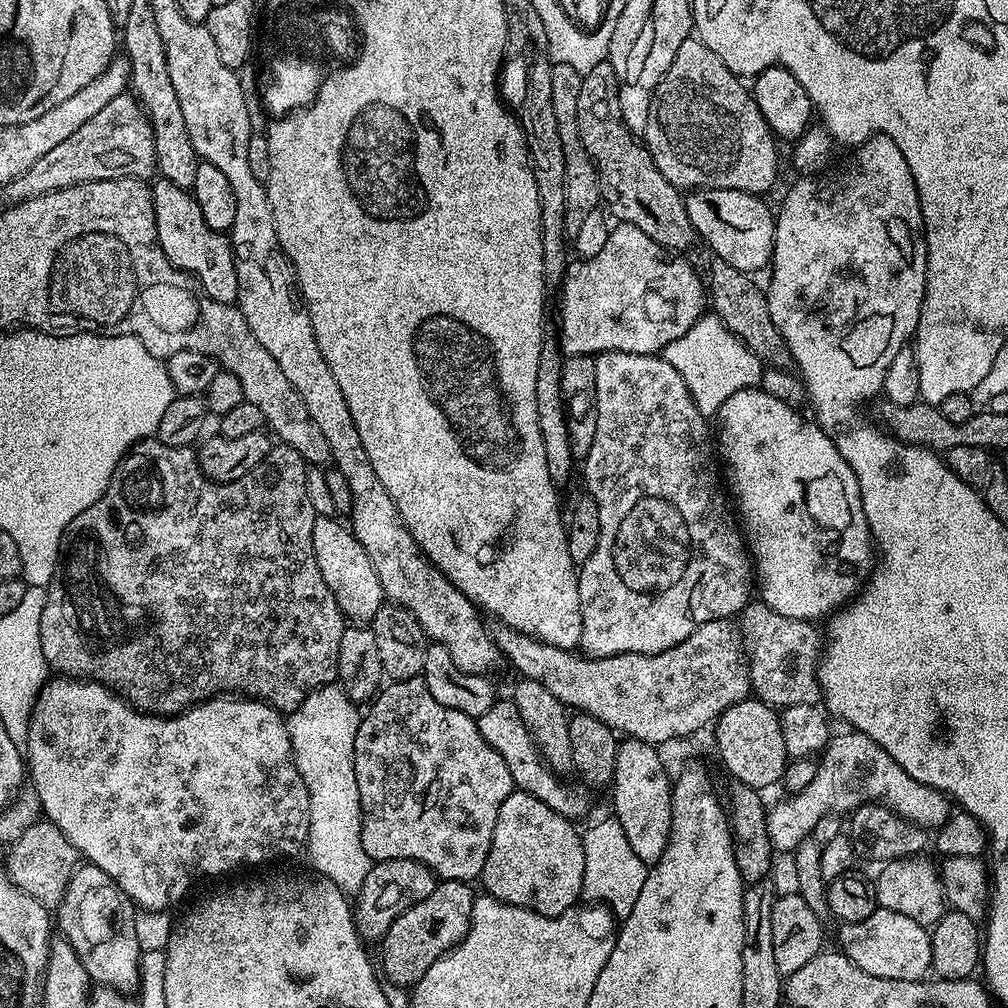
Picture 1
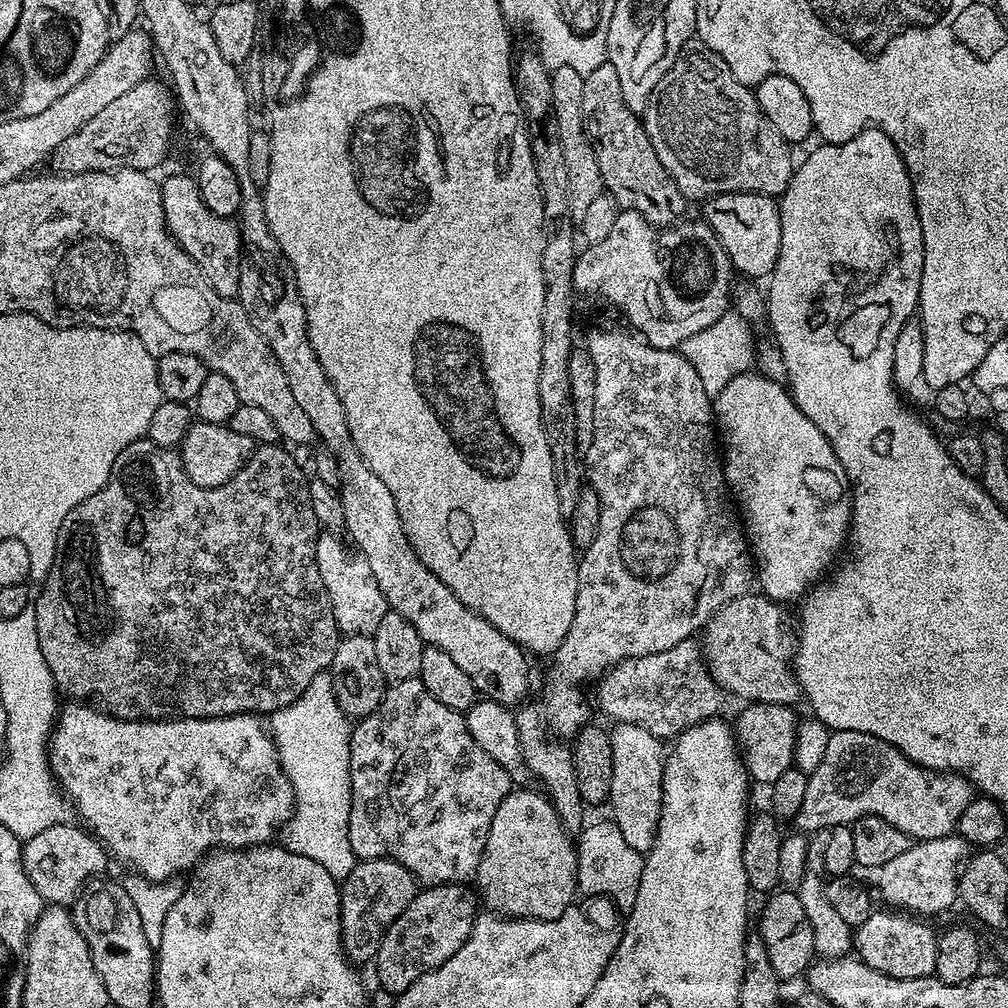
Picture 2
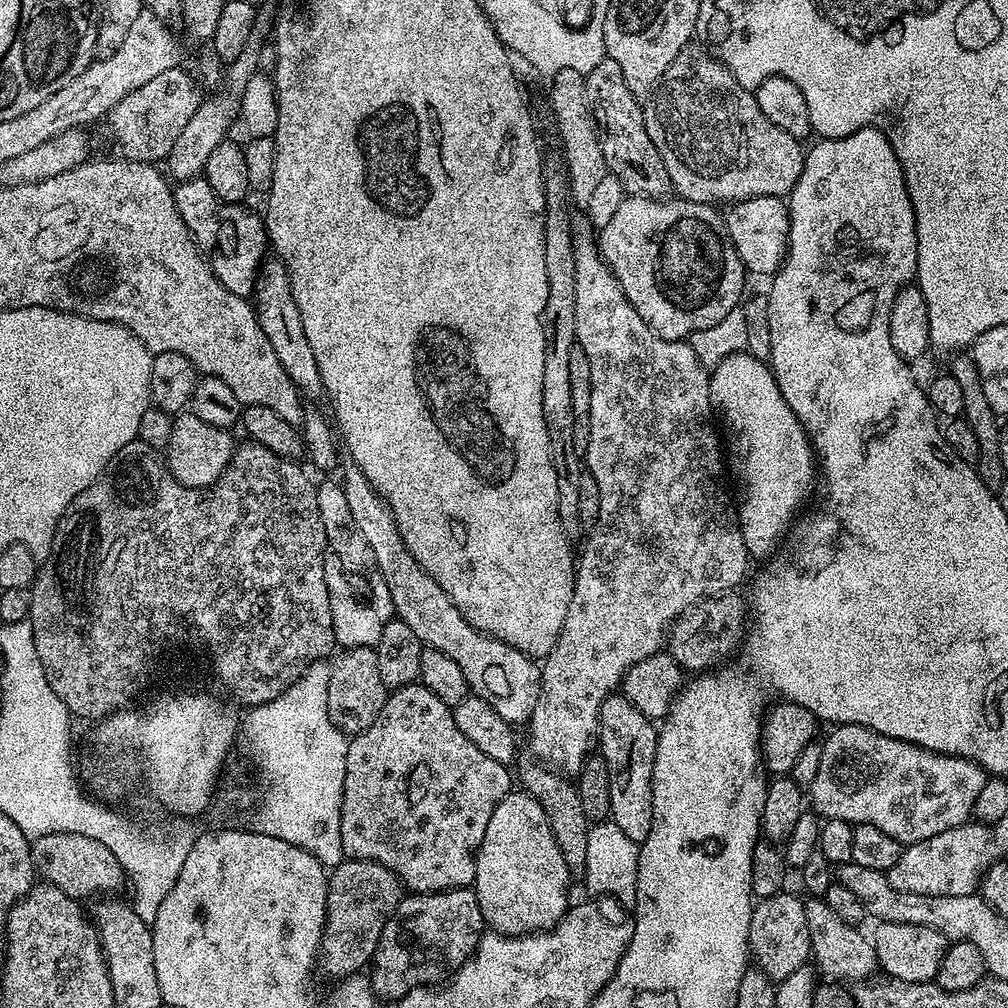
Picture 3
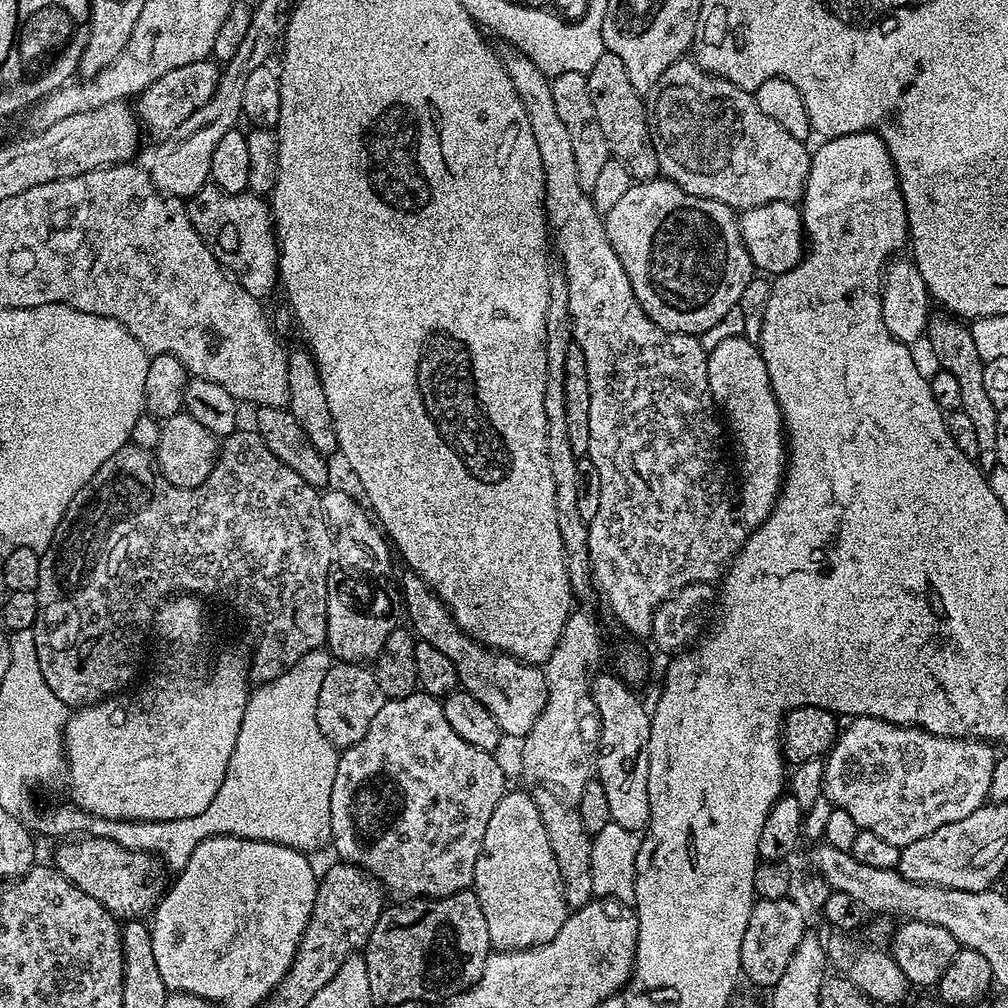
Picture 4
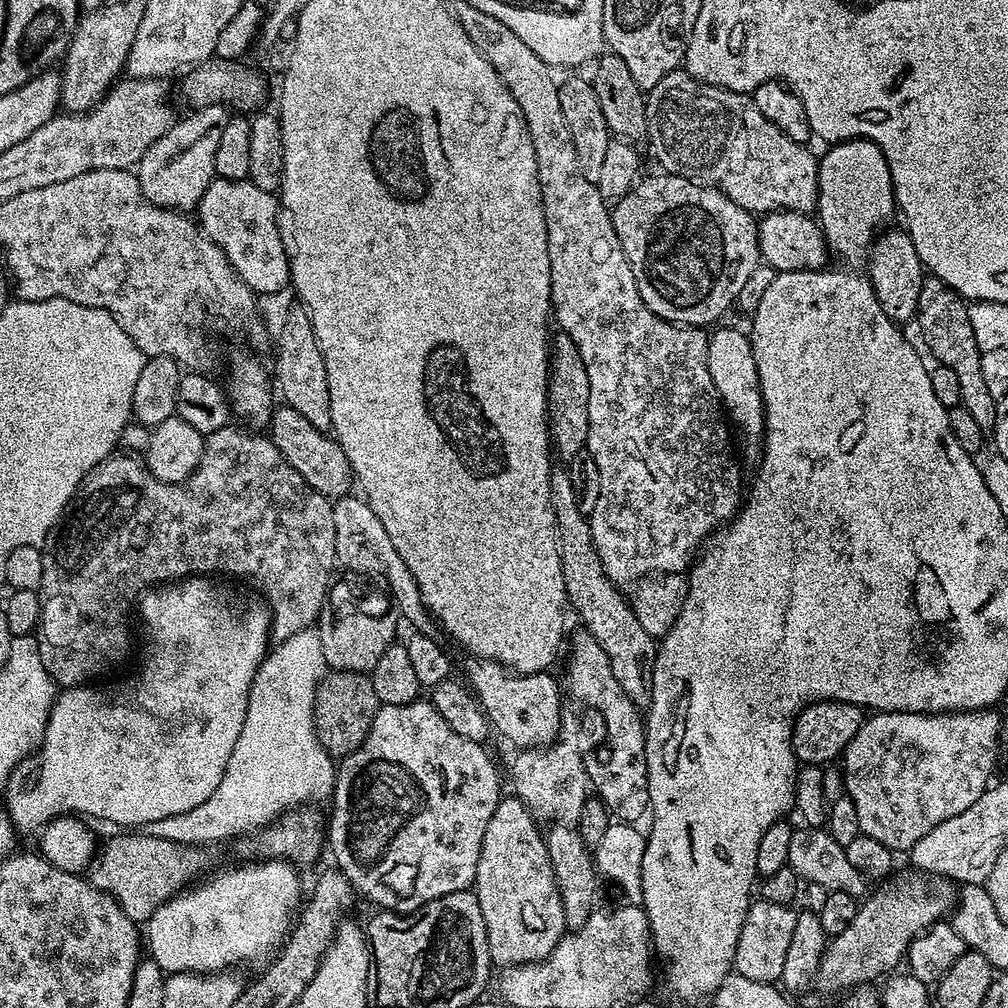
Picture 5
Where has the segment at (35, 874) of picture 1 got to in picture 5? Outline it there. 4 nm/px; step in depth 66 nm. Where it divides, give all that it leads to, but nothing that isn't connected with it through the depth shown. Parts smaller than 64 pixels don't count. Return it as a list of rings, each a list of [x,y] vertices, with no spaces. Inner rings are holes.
[[[147,834],[120,835],[124,836],[112,836],[105,844],[103,841],[98,855],[90,865],[90,882],[98,890],[116,899],[118,906],[122,906],[122,910],[131,920],[148,921],[154,910],[158,910],[158,906],[183,892],[213,867],[211,847],[179,844]]]

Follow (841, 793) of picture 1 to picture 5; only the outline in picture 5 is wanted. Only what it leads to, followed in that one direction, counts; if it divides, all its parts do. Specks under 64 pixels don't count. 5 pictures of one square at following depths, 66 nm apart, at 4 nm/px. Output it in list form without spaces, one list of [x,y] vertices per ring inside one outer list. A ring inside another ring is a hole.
[[[977,710],[974,712],[876,712],[869,715],[864,725],[854,734],[852,741],[847,744],[842,753],[842,771],[844,774],[844,790],[852,799],[858,810],[858,822],[863,835],[878,838],[882,846],[893,850],[910,850],[922,834],[930,834],[938,822],[946,822],[946,818],[954,818],[954,814],[962,814],[966,806],[974,806],[978,798],[990,786],[988,775],[996,764],[996,736],[998,737],[998,716],[992,710]]]

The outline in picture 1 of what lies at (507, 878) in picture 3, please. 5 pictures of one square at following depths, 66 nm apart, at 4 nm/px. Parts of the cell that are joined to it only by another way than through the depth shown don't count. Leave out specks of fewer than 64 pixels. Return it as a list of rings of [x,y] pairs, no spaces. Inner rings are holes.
[[[514,790],[498,810],[494,838],[482,883],[483,891],[519,908],[528,908],[543,916],[560,916],[566,909],[577,907],[581,899],[582,874],[586,866],[584,842],[577,825],[562,814],[550,810],[525,792]]]

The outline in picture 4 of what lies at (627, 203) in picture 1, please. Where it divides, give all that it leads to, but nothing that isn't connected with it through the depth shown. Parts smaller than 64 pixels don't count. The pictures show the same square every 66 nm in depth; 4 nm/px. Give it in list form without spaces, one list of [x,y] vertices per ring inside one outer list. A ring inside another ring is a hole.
[[[605,50],[602,58],[594,62],[594,66],[586,75],[590,102],[594,102],[594,114],[598,114],[598,126],[602,126],[602,134],[606,134],[609,153],[628,168],[633,181],[657,179],[661,173],[648,129],[645,97],[638,90],[634,90],[634,85],[626,75],[626,66],[622,66],[622,58]]]

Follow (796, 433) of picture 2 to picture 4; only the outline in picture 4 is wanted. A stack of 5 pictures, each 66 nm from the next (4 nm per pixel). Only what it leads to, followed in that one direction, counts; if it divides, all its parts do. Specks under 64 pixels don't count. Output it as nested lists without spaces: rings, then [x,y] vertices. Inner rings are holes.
[[[747,335],[726,338],[724,342],[718,343],[718,346],[708,352],[708,381],[710,382],[710,394],[712,395],[713,405],[718,409],[727,431],[730,433],[730,440],[736,443],[736,460],[740,463],[740,476],[738,472],[738,508],[742,513],[742,519],[745,525],[755,526],[761,524],[772,512],[772,507],[776,505],[776,500],[780,496],[780,486],[784,483],[784,470],[786,467],[786,437],[784,434],[784,416],[780,412],[778,402],[774,398],[774,390],[770,386],[770,374],[766,374],[766,362],[762,358],[759,347],[747,340]]]

